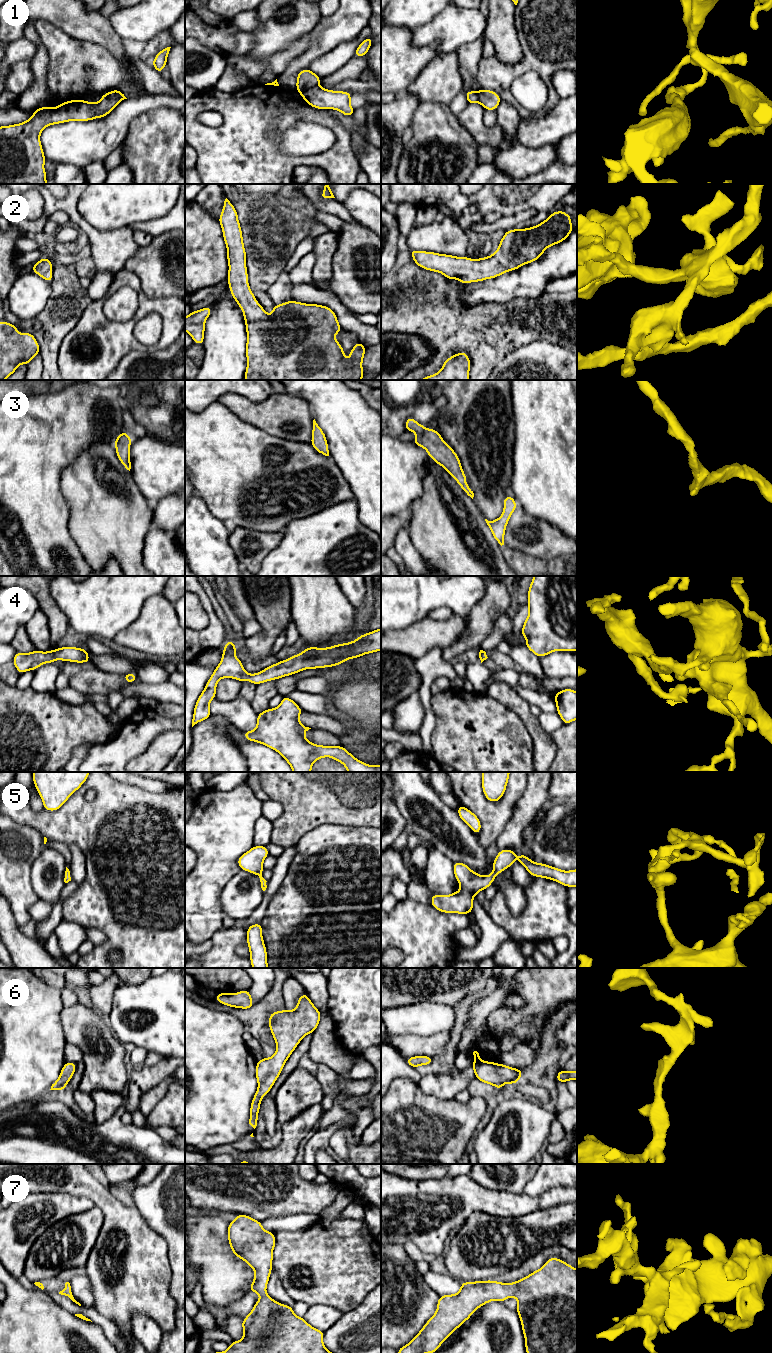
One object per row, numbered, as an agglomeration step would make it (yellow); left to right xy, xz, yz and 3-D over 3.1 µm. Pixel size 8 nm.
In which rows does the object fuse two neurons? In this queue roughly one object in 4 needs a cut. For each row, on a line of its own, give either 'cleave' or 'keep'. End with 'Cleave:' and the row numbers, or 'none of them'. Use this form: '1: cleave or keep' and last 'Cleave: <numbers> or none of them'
1: cleave
2: keep
3: keep
4: keep
5: keep
6: keep
7: keep
Cleave: 1

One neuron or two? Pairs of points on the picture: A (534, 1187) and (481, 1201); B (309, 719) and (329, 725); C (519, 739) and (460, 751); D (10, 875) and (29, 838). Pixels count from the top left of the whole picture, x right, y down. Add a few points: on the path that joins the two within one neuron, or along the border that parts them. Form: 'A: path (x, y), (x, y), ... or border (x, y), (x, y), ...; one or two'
A: border (547, 1189), (536, 1195), (524, 1193); two
B: path (314, 721), (324, 722); one
C: path (504, 740), (475, 740); one
D: path (10, 866), (10, 857), (20, 847); one

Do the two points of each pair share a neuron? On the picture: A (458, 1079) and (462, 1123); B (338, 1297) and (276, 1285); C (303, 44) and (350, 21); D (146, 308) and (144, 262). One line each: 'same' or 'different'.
A: different
B: different
C: different
D: different

